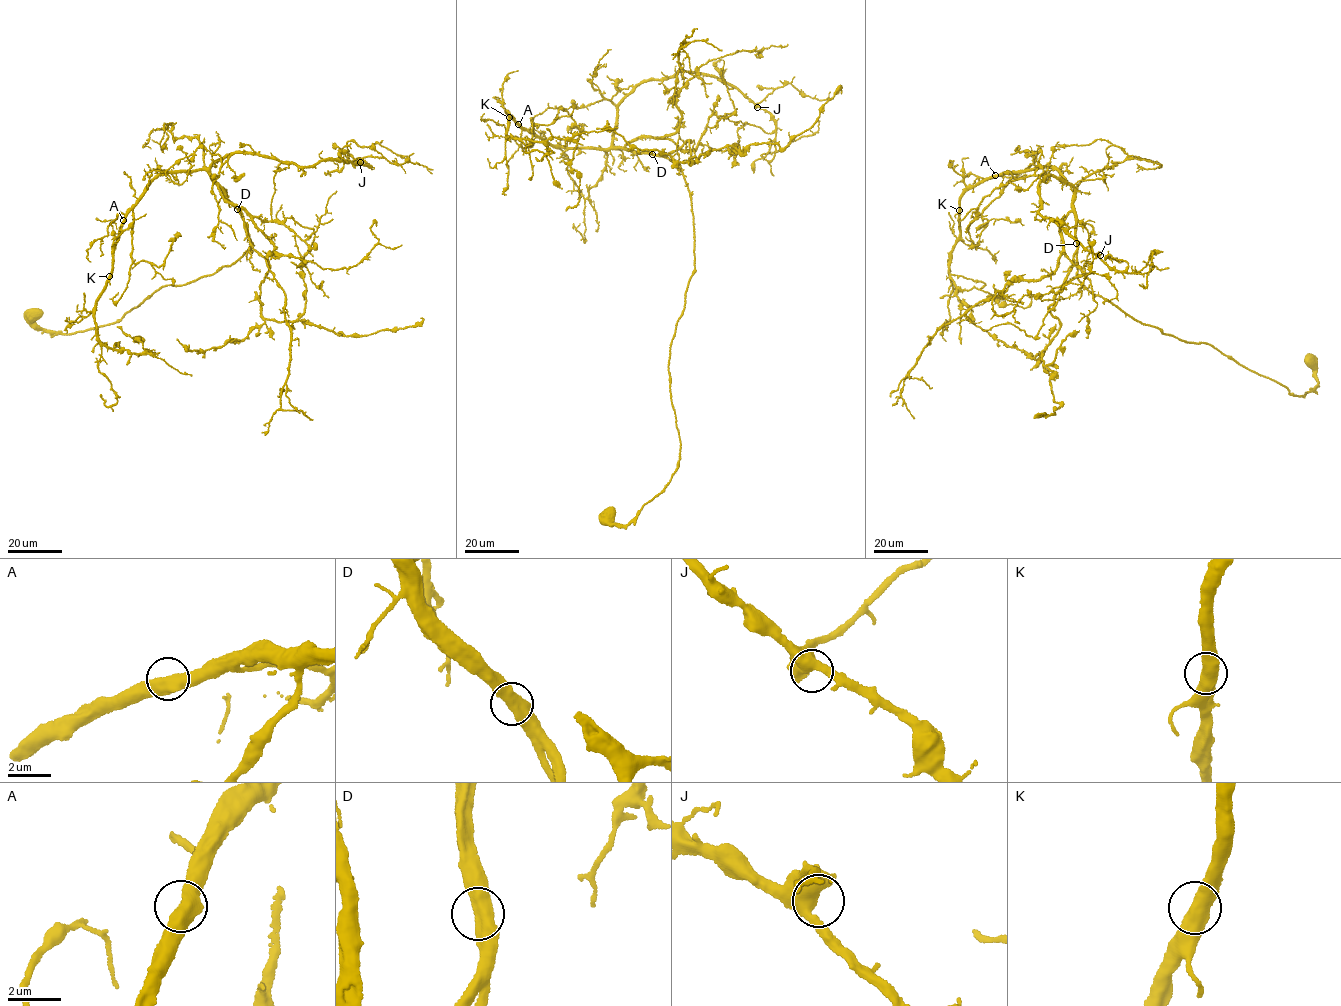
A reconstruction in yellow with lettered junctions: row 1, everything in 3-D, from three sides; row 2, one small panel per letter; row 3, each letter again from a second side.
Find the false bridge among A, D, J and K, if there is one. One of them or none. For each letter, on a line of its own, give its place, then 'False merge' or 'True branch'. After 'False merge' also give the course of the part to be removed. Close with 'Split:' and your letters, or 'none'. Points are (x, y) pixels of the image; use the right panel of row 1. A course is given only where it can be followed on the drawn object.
A: Place: (995, 175). True branch
D: Place: (1076, 243). True branch
J: Place: (1100, 255). True branch
K: Place: (959, 210). True branch
Split: none

